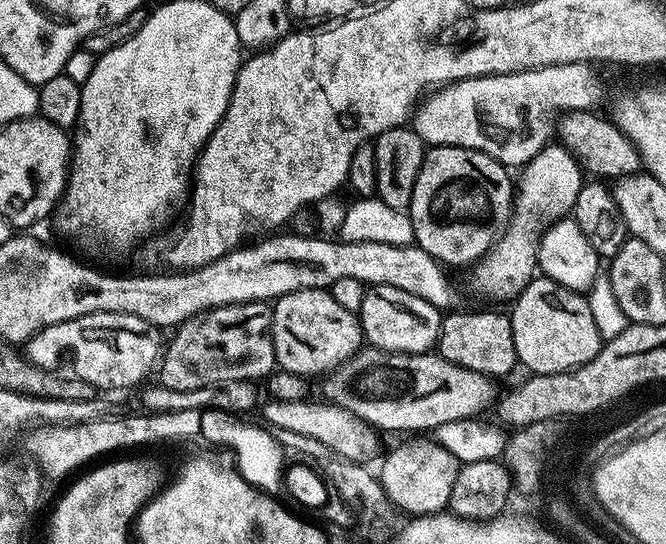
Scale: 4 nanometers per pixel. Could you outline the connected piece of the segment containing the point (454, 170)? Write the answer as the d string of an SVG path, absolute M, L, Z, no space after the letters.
M436 144L424 153L424 161L414 182L414 194L407 213L412 219L415 243L437 262L473 261L484 255L503 232L512 212L514 180L509 169L480 148L462 148L459 144Z

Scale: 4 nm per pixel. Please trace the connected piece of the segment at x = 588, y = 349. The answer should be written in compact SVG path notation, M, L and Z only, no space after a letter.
M540 274L526 285L510 308L516 359L532 374L571 372L588 363L602 345L598 326L590 315L587 295L570 290Z

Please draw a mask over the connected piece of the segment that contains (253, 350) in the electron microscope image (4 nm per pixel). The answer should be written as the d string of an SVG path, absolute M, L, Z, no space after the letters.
M250 300L246 304L228 304L225 308L213 308L201 315L199 318L192 318L187 321L179 329L180 332L176 338L169 344L168 350L163 351L160 364L160 381L158 381L159 387L169 388L170 390L198 390L199 388L210 388L214 384L221 384L227 380L250 380L253 382L259 381L259 376L268 376L272 372L272 368L277 367L276 355L274 354L274 346L272 345L272 308L269 307L265 301L262 300Z

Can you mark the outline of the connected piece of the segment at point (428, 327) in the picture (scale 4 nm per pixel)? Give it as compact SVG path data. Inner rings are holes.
M371 285L364 293L358 315L365 341L384 352L424 354L435 349L440 339L441 309L414 294L406 294L406 290L398 290L398 286Z

